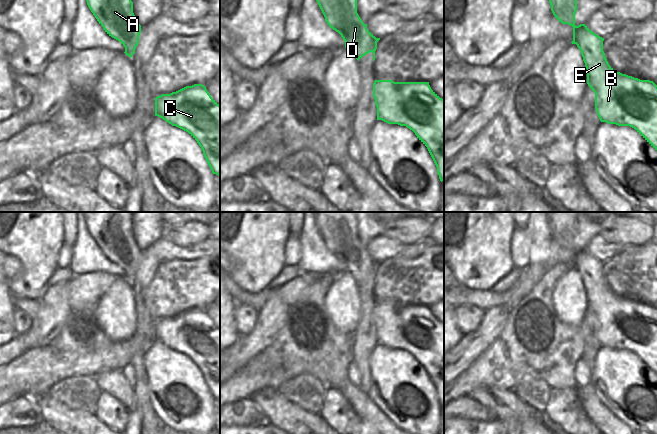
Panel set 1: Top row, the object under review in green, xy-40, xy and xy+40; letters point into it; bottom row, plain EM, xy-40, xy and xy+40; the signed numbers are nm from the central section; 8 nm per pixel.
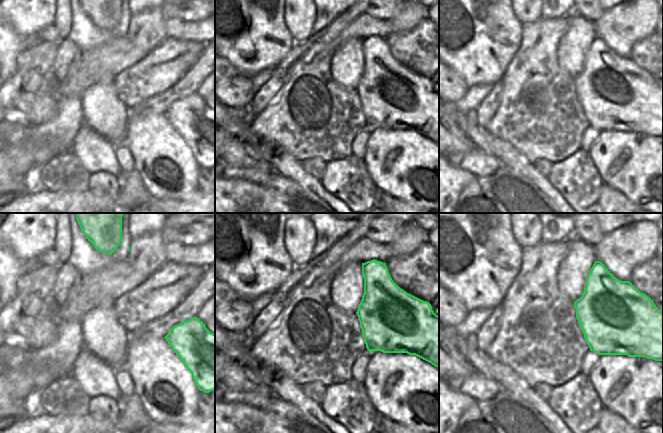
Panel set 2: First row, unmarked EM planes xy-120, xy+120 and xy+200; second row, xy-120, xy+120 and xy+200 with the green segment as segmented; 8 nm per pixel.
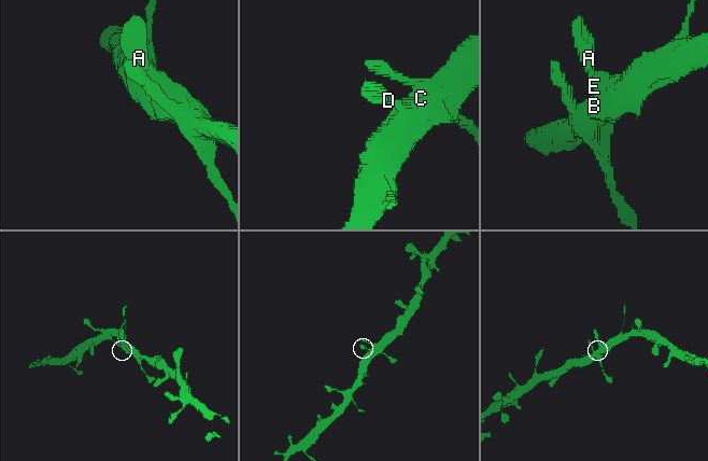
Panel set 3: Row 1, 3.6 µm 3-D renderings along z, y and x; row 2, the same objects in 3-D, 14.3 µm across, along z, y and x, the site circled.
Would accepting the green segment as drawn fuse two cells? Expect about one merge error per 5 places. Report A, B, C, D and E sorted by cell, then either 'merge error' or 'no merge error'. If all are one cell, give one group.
A B C D E; no merge error

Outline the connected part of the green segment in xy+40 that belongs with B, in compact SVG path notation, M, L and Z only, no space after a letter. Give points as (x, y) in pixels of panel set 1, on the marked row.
M549 0L549 3L555 18L573 27L571 43L581 51L600 121L634 128L657 150L657 85L616 72L609 65L603 51L604 38L585 24L575 25L577 0Z

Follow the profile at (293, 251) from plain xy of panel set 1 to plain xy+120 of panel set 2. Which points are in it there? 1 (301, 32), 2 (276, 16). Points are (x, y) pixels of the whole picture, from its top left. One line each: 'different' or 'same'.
1: same
2: different

